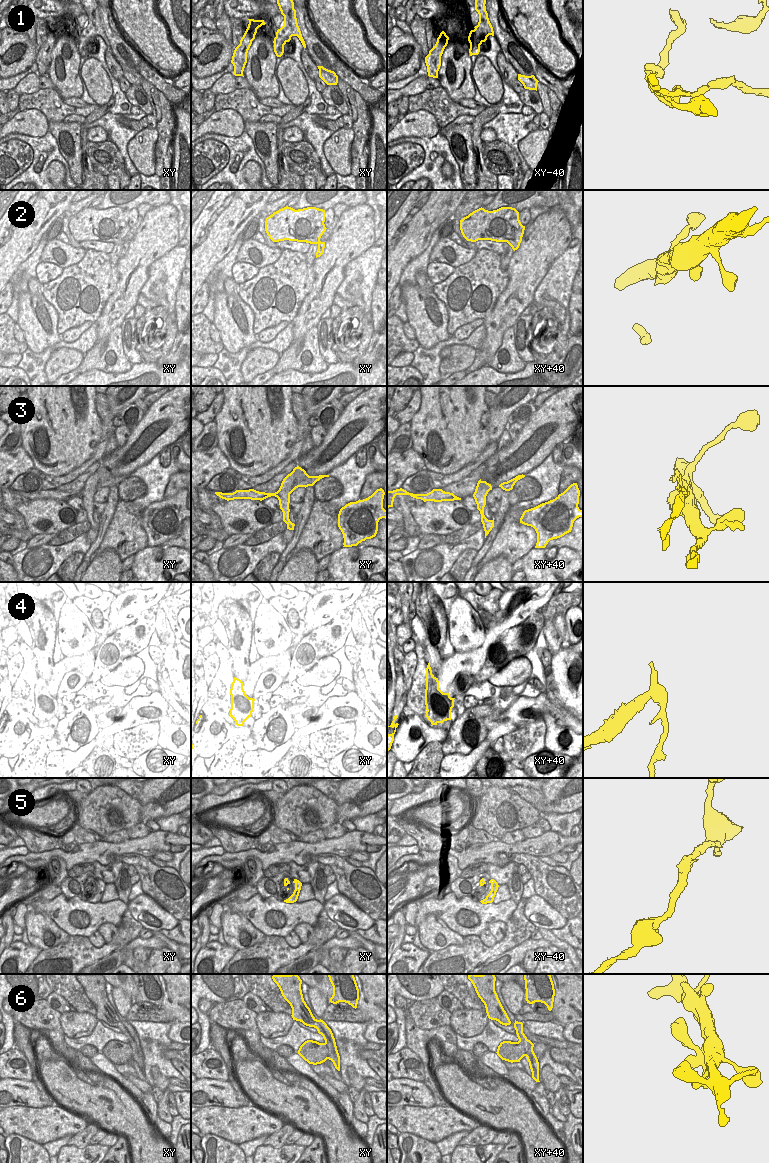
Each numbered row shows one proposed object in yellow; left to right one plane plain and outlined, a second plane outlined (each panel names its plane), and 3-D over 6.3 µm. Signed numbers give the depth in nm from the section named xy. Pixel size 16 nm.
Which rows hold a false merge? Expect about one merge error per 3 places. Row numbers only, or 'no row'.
1, 3, 4

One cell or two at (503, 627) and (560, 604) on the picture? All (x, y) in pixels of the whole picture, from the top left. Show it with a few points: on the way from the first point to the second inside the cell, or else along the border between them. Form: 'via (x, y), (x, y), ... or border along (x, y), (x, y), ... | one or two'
border along (560, 593), (548, 605) | two

